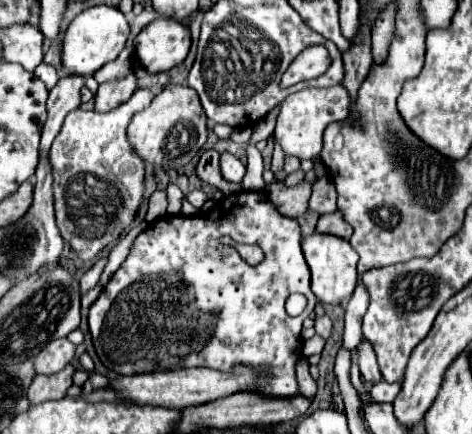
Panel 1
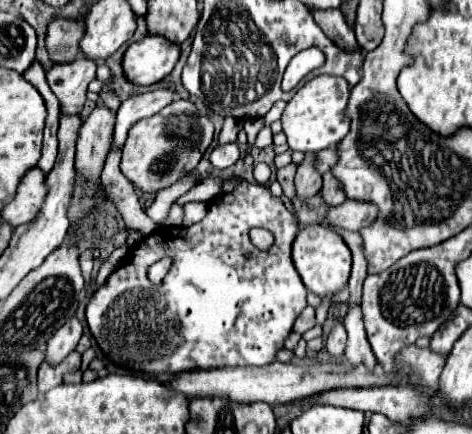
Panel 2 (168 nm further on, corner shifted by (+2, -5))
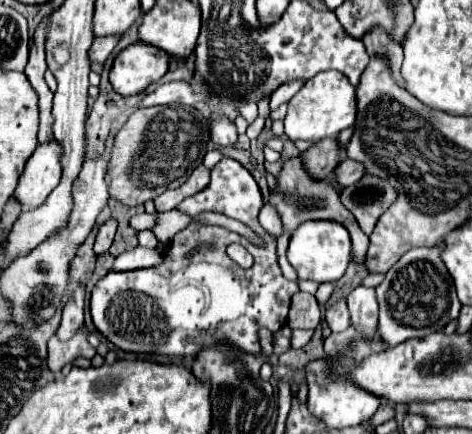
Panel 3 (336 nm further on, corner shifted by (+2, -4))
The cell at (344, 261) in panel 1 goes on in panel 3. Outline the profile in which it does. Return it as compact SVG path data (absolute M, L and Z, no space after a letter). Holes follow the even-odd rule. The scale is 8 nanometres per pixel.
M309 221L301 223L289 241L287 259L297 271L299 279L311 279L317 283L335 283L343 277L351 261L351 239L347 229L335 221Z

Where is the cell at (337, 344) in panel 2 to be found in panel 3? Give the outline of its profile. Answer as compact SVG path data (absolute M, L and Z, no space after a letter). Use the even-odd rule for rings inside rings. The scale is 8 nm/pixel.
M345 301L331 305L325 313L325 321L331 331L345 331L349 327L349 311L347 311Z

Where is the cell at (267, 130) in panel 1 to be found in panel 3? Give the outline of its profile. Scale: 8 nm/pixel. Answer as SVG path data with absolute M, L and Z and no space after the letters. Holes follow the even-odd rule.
M291 81L291 83L285 83L285 85L281 85L273 95L271 95L271 101L269 101L269 105L271 105L271 111L275 111L279 105L283 105L283 103L287 103L299 89L303 87L303 83L301 81Z

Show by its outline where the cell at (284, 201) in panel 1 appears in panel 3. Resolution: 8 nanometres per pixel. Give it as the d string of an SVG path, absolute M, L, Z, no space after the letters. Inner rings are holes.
M323 139L323 143L311 145L301 153L303 167L313 179L325 179L339 163L339 145L335 139Z

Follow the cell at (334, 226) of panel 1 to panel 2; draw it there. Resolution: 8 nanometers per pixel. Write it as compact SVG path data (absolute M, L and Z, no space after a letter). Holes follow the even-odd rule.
M345 200L335 206L327 214L327 222L331 226L341 226L345 230L361 230L371 224L377 216L377 208L365 200Z

